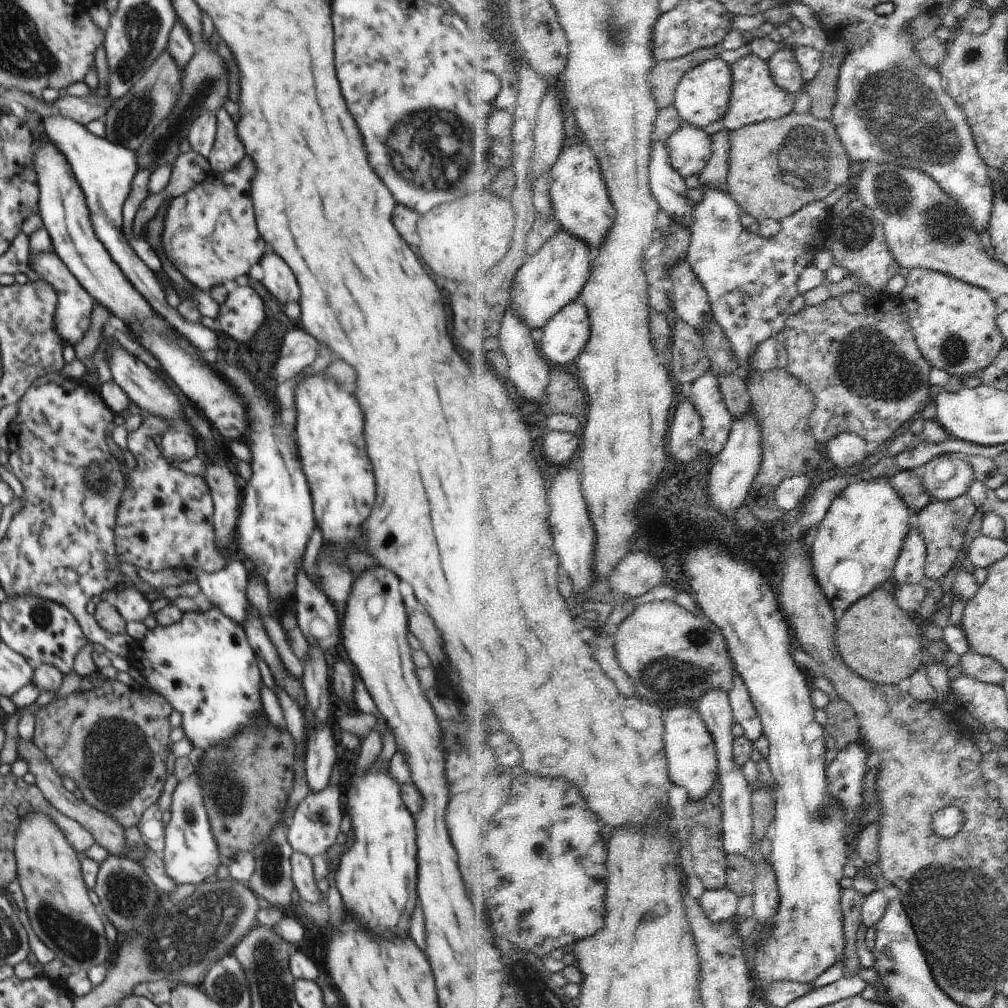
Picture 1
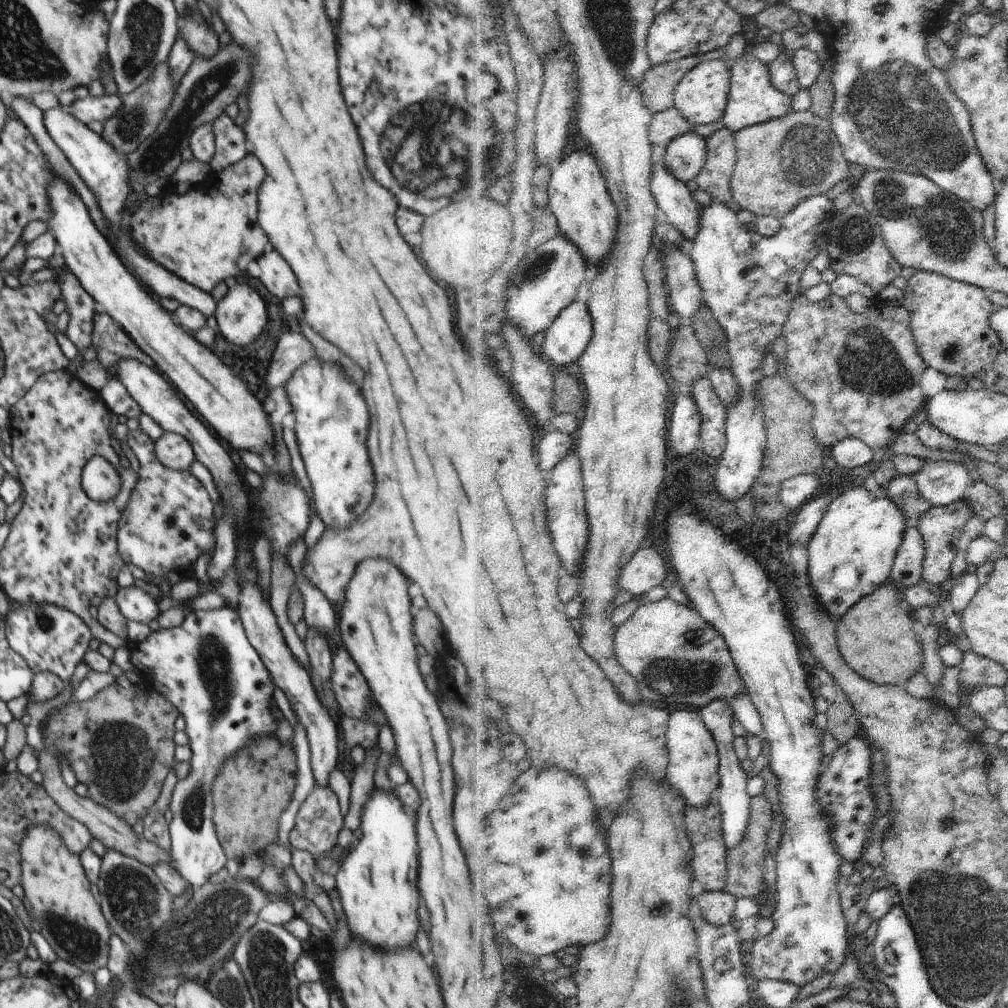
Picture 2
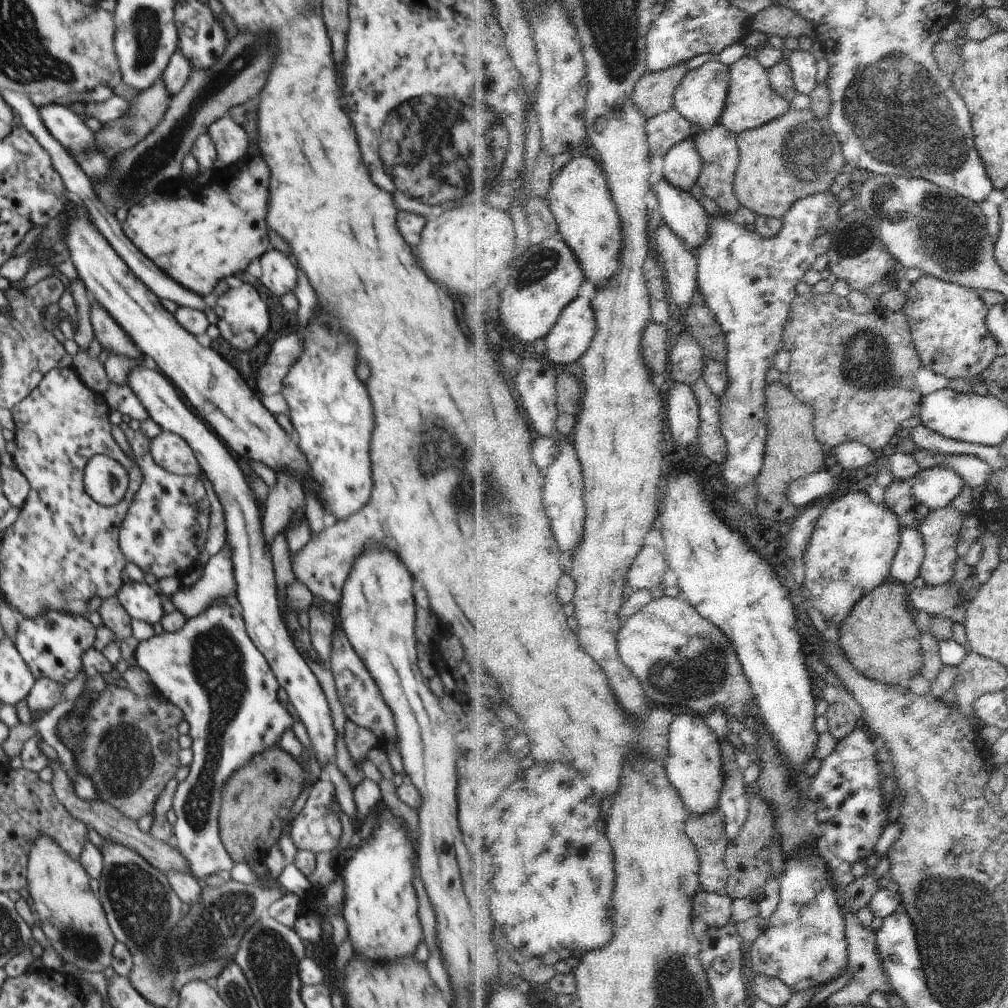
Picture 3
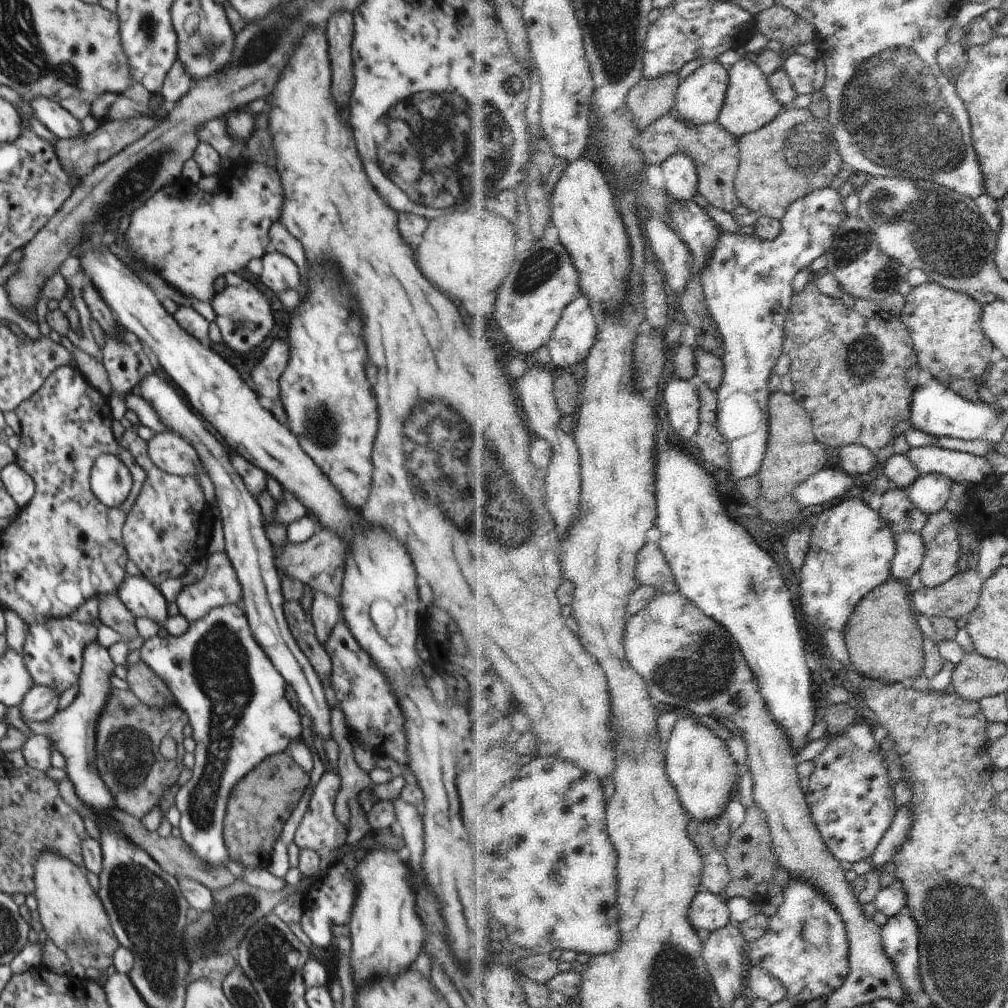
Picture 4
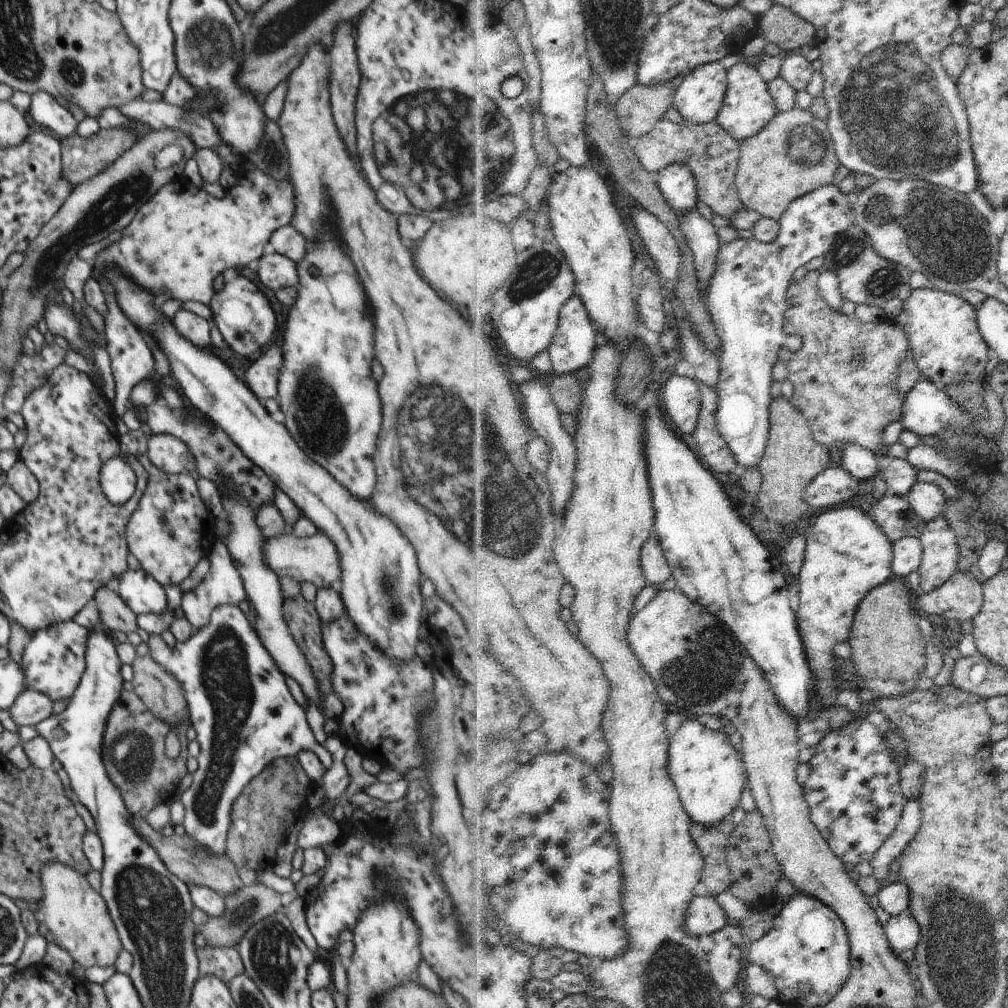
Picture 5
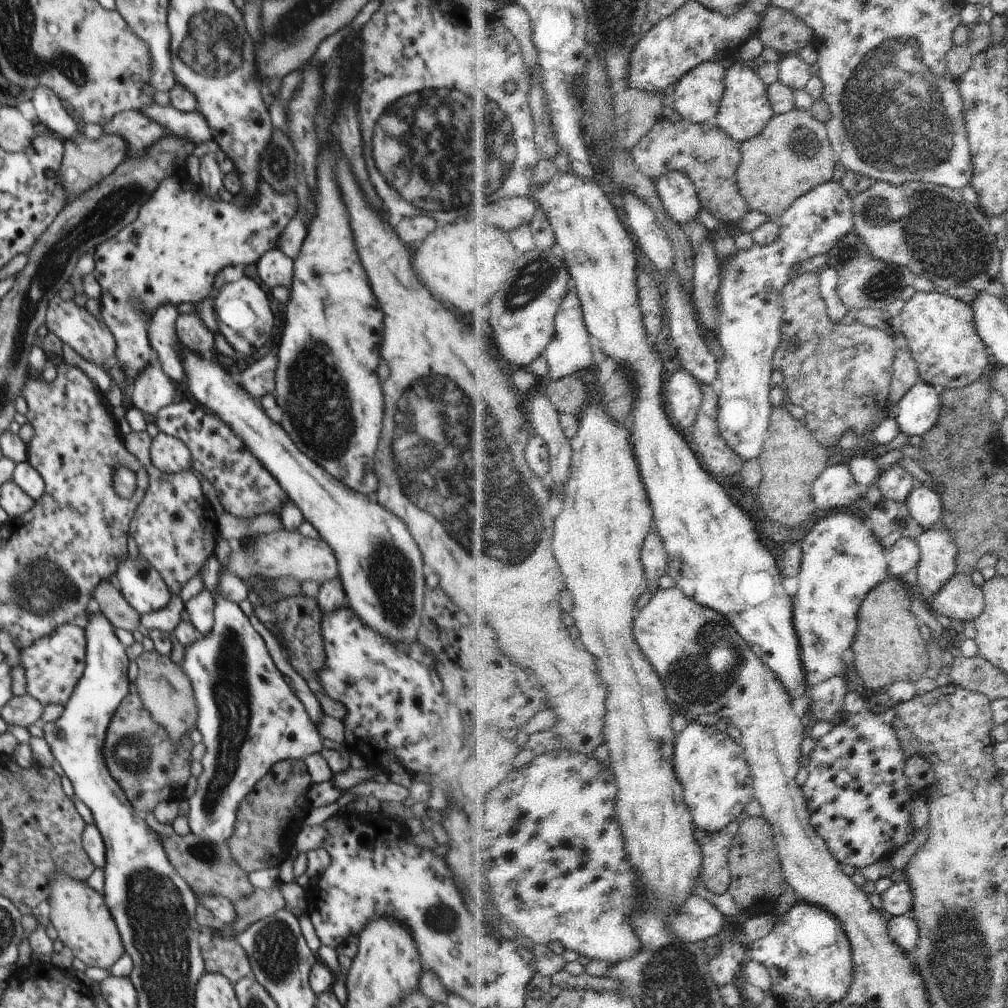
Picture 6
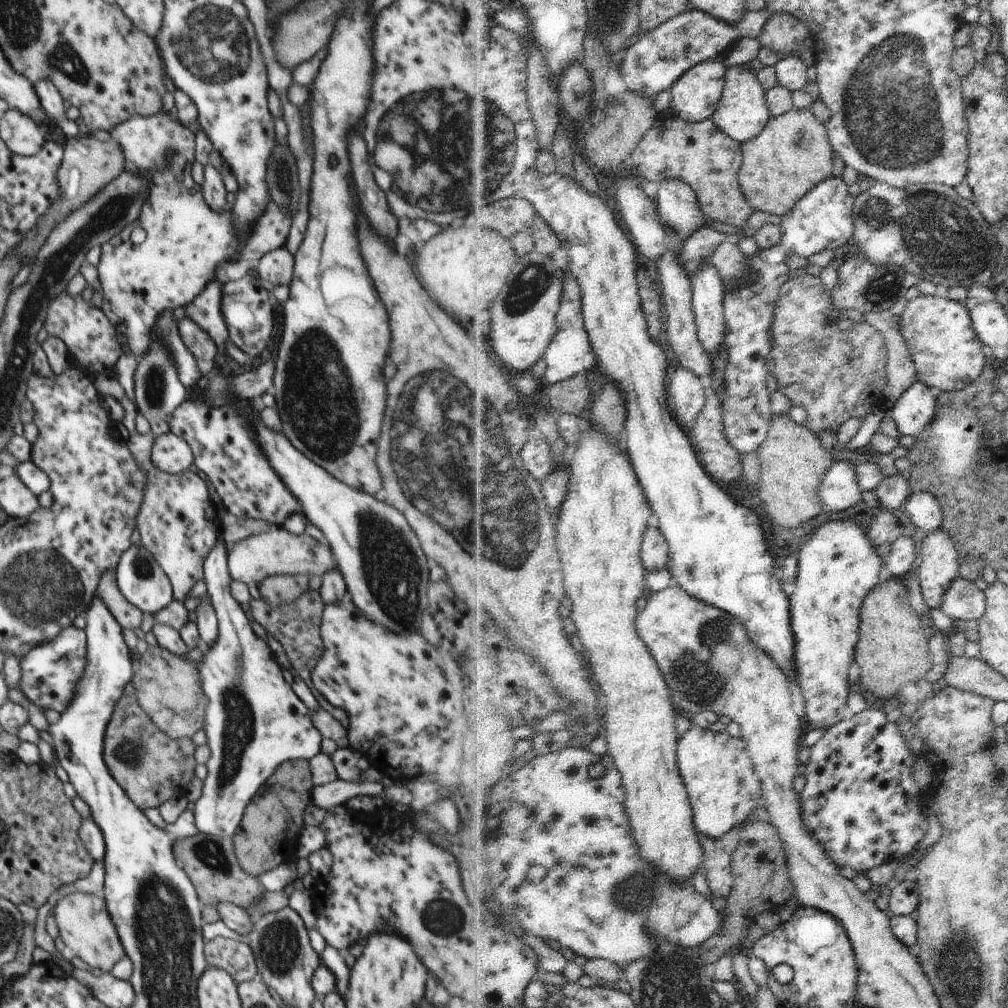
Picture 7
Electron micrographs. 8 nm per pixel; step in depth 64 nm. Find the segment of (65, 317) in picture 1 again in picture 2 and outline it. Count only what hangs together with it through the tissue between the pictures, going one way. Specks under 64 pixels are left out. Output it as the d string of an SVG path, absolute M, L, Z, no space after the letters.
M60 267L56 281L62 288L61 299L70 315L64 334L74 343L79 354L83 354L92 344L93 318L98 306L72 271L66 272Z

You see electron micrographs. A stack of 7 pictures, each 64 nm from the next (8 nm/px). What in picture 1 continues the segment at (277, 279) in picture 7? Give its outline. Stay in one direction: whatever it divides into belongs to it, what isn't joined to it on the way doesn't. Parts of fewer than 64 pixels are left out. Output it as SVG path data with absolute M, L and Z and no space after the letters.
M268 252L259 260L259 264L264 270L262 284L274 298L278 298L284 305L300 300L300 288L296 284L296 278L292 276L292 270L278 254Z

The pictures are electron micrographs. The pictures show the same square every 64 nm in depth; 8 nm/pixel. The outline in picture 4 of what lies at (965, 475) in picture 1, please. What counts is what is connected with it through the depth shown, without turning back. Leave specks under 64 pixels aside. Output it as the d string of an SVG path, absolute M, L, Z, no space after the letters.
M940 473L919 475L910 488L910 500L916 504L922 514L930 516L946 508L954 483L948 476L942 476Z

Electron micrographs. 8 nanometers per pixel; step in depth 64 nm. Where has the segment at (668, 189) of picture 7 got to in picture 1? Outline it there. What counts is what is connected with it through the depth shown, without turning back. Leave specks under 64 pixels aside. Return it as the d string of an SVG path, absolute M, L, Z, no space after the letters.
M687 123L670 140L674 168L684 178L701 175L714 156L714 142L715 138L706 130Z

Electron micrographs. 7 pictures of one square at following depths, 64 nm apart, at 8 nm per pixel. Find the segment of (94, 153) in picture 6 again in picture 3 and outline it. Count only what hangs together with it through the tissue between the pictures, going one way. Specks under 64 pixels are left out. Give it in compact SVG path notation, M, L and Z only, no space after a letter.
M163 79L152 84L152 88L148 90L141 90L140 94L130 100L130 110L122 118L102 124L101 129L94 133L94 140L98 150L108 158L114 159L118 154L136 146L140 140L144 140L156 128L156 125L162 120L166 109L169 107L169 100L171 99L166 84Z

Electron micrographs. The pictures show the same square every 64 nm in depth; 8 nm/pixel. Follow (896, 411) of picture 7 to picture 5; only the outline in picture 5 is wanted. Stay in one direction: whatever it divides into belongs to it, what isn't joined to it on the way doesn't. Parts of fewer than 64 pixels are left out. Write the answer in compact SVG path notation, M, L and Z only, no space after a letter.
M918 381L907 395L901 423L906 431L921 437L940 434L948 428L966 430L974 418L962 407L947 392L938 390L933 382Z

